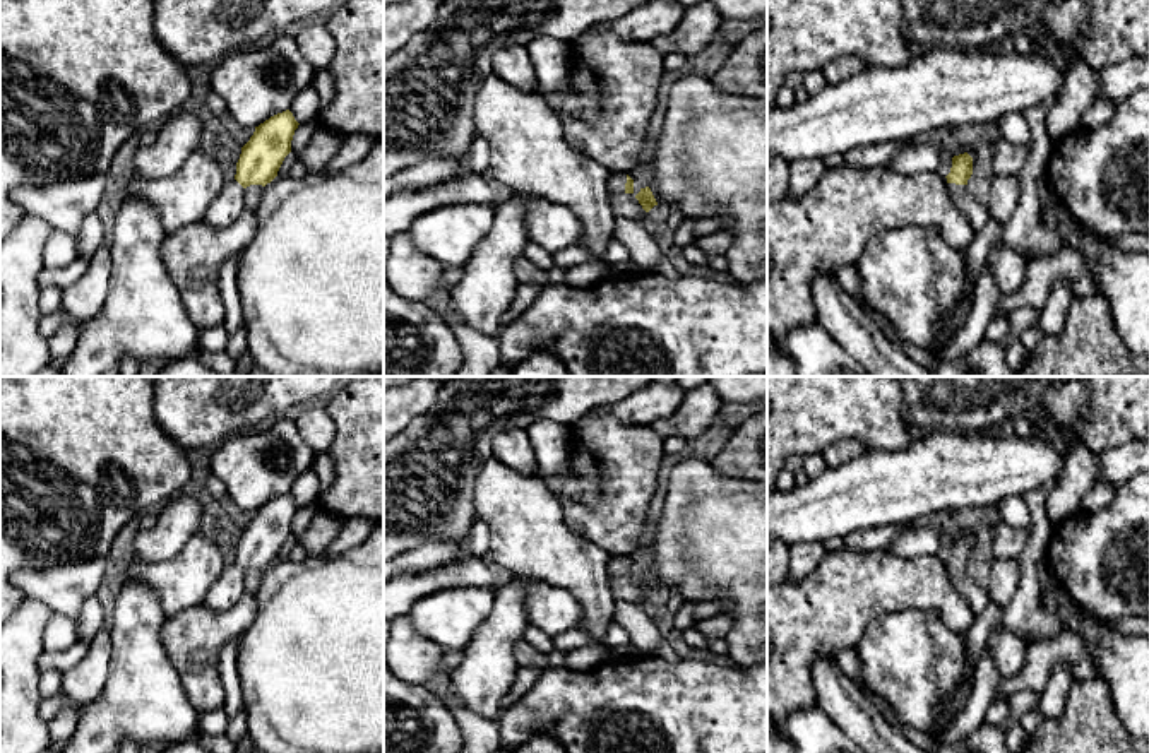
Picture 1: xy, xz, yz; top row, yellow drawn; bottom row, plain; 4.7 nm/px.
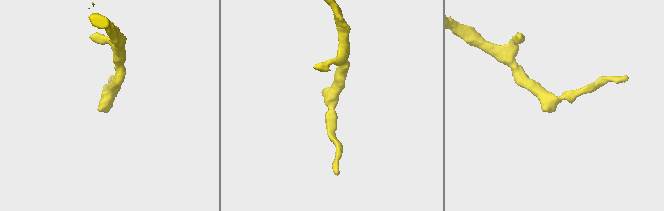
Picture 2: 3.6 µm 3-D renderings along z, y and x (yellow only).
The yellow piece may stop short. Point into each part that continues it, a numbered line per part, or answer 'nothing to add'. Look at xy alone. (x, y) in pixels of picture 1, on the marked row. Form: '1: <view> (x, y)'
1: xy (230, 202)

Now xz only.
1: xz (617, 180)

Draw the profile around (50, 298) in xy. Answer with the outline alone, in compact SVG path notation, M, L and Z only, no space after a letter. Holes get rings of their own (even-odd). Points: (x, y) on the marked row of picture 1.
M45 288L39 291L41 315L51 315L62 308L62 291L58 288Z

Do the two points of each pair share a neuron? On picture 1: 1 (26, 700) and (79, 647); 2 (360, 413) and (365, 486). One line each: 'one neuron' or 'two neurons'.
1: two neurons
2: one neuron

